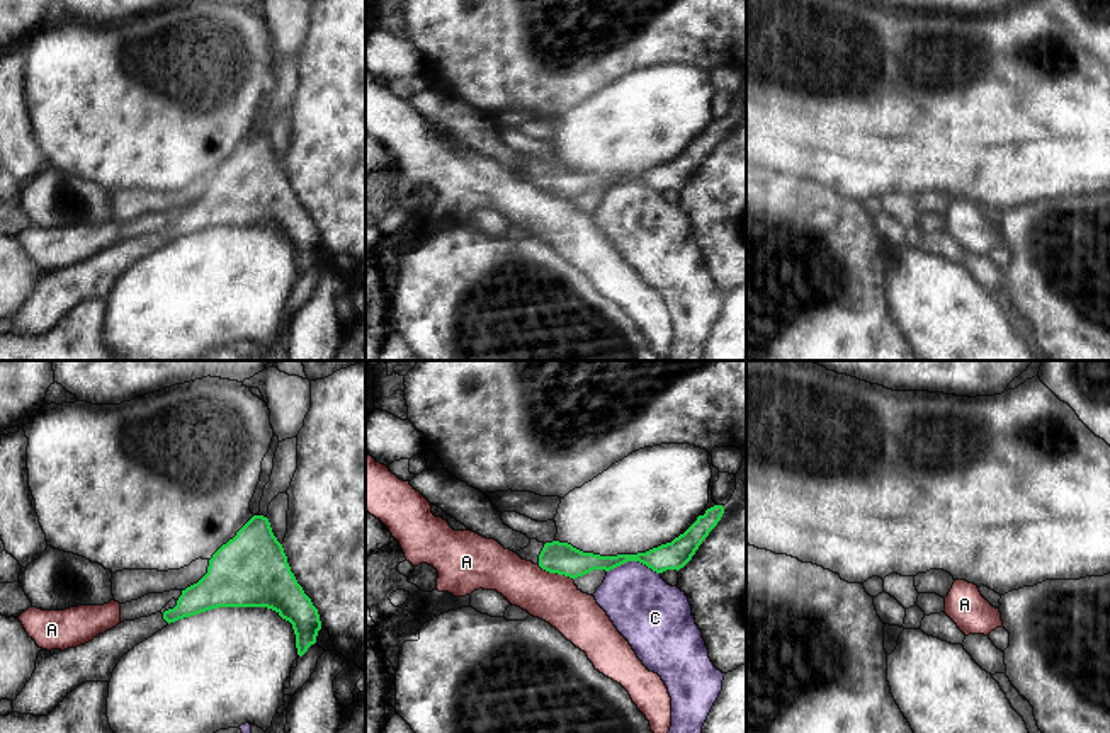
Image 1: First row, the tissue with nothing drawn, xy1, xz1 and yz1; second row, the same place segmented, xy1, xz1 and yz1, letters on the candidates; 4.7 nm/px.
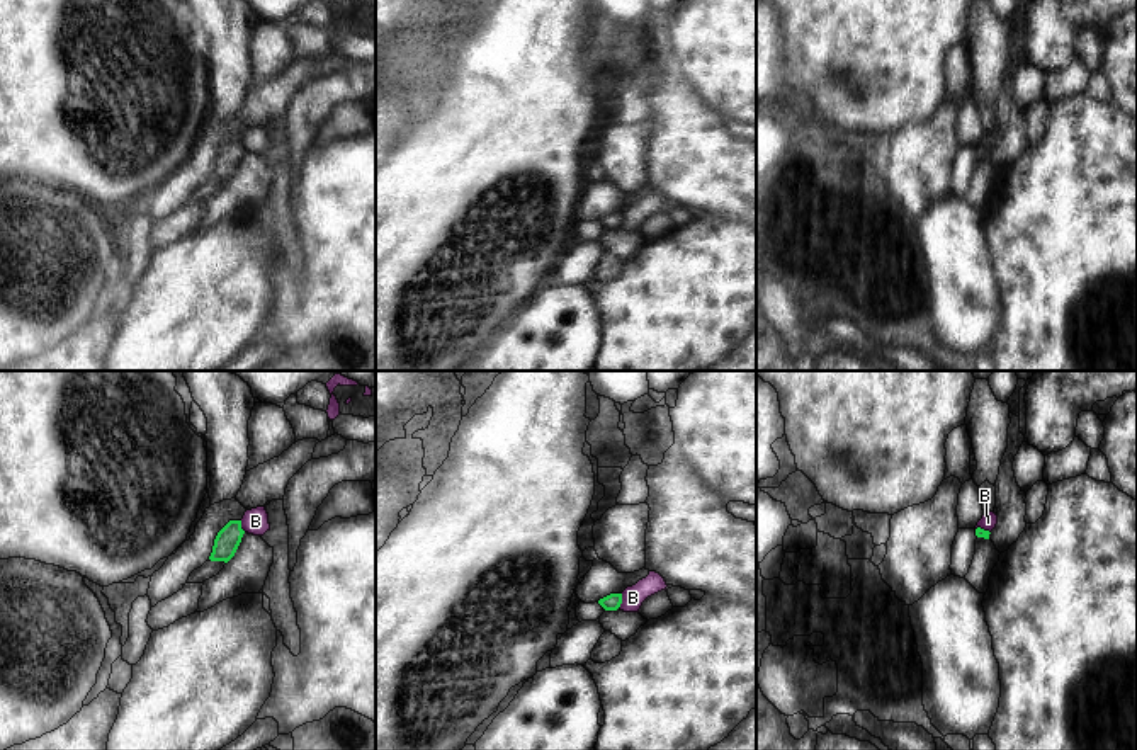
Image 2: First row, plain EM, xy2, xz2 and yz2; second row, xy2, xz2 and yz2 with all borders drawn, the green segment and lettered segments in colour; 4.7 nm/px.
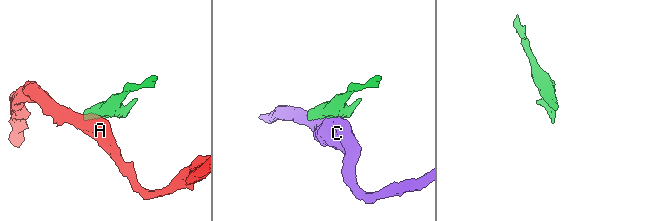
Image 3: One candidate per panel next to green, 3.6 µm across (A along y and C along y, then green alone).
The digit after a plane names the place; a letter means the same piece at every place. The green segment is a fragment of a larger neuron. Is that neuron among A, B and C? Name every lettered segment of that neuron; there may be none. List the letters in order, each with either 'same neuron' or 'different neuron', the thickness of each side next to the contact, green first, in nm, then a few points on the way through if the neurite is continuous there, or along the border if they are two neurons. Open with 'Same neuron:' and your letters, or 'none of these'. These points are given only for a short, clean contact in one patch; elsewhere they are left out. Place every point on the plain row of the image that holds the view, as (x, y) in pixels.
Same neuron: none of these
A: different neuron | 150/220 nm | along xz1 (538, 184), (549, 191), (568, 194), (573, 199)
B: different neuron | 80/110 nm | along xz2 (622, 213), (622, 221), (617, 227)
C: different neuron | 140/320 nm

